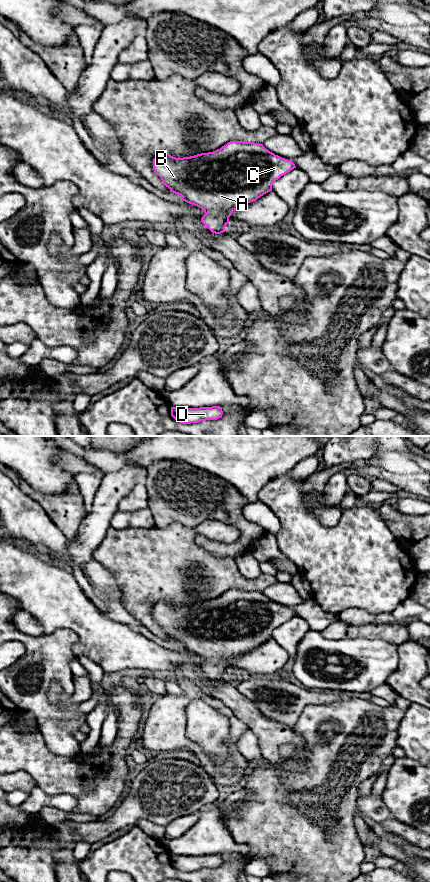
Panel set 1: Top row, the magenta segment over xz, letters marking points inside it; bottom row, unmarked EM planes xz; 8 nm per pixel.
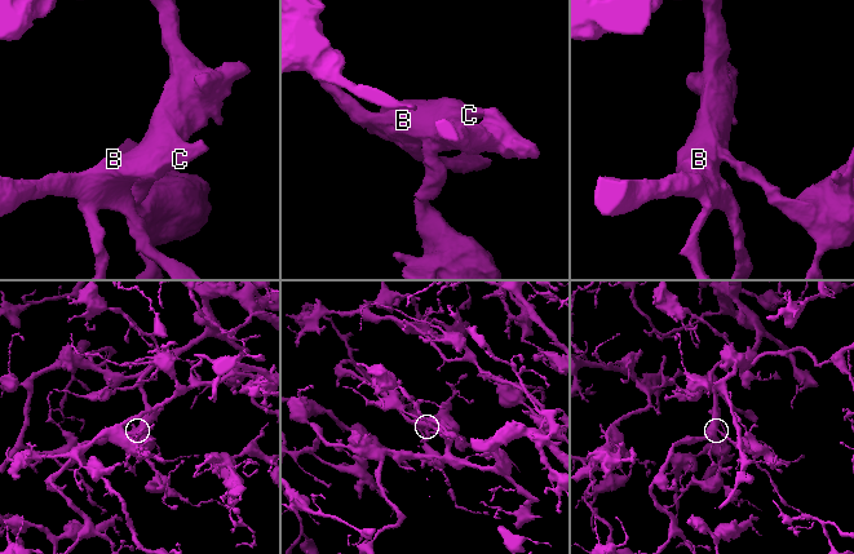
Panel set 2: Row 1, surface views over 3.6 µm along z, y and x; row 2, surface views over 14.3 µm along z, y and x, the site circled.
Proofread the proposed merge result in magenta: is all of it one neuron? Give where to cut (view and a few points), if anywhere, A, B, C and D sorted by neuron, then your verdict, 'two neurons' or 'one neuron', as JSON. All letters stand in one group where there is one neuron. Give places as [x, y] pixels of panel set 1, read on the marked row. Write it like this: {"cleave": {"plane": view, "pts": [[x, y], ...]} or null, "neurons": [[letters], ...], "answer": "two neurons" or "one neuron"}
{"cleave": null, "neurons": [["A", "B", "C", "D"]], "answer": "one neuron"}

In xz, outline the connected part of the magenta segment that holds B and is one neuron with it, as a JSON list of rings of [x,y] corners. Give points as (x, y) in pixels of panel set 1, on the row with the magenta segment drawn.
[[[230,141],[213,152],[190,157],[176,158],[169,153],[162,152],[153,159],[153,170],[161,178],[163,184],[171,192],[180,195],[183,201],[201,208],[205,213],[201,222],[215,234],[225,232],[233,211],[272,191],[273,183],[294,168],[296,166],[291,160],[275,155],[263,144],[244,141]]]

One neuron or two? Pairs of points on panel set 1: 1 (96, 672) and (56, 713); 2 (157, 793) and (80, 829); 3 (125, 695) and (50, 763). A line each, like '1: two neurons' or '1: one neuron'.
1: two neurons
2: one neuron
3: one neuron

